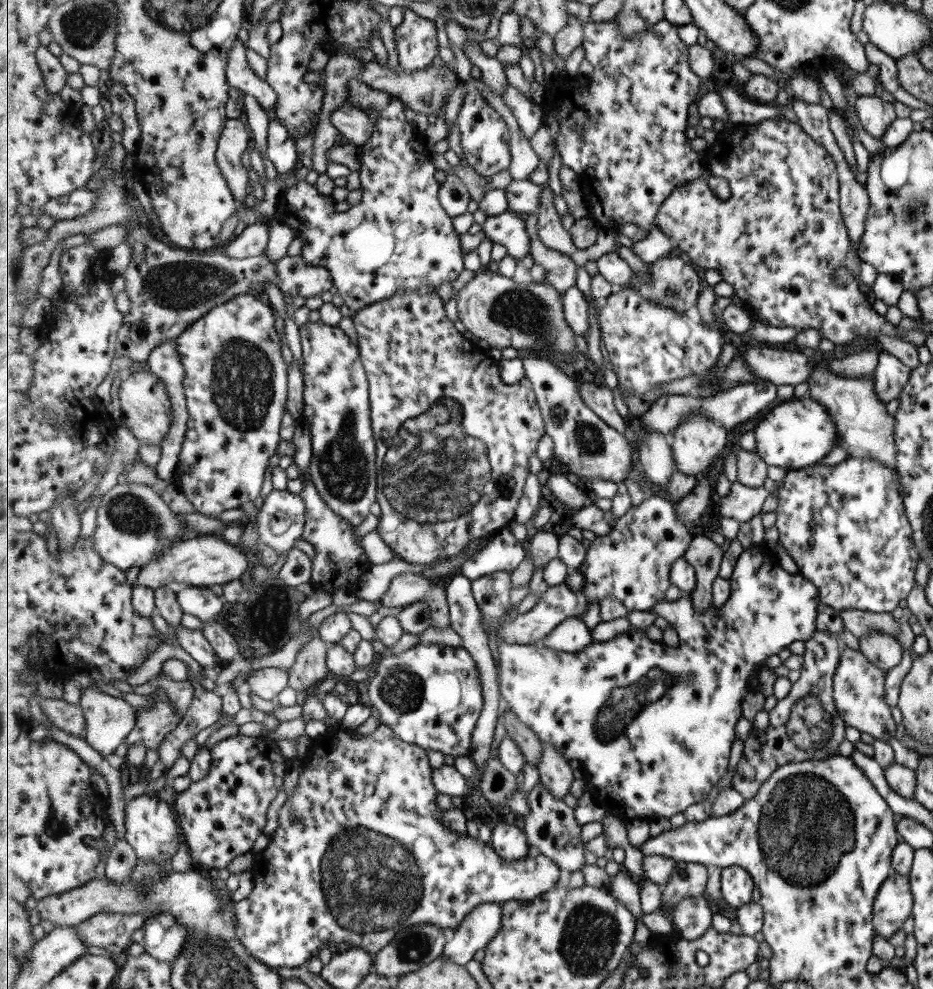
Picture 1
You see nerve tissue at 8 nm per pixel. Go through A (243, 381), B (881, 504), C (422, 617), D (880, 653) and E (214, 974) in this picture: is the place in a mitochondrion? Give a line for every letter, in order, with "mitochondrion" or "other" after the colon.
A: mitochondrion
B: other
C: other
D: other
E: mitochondrion

